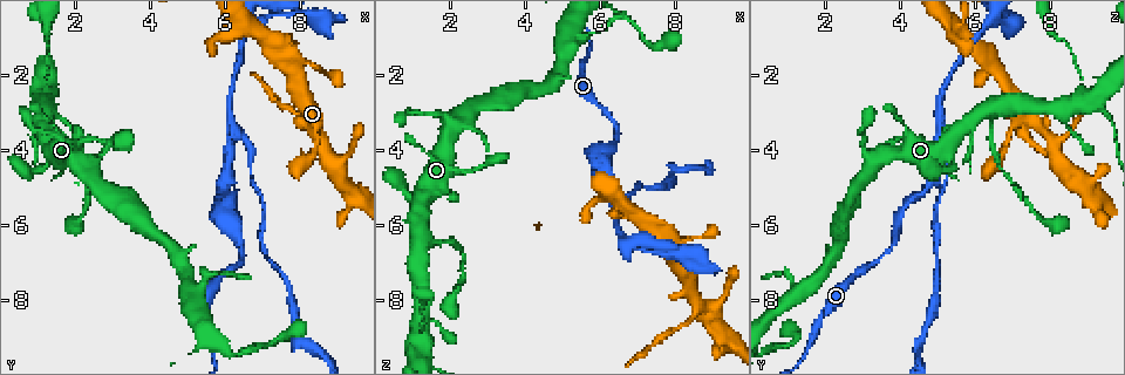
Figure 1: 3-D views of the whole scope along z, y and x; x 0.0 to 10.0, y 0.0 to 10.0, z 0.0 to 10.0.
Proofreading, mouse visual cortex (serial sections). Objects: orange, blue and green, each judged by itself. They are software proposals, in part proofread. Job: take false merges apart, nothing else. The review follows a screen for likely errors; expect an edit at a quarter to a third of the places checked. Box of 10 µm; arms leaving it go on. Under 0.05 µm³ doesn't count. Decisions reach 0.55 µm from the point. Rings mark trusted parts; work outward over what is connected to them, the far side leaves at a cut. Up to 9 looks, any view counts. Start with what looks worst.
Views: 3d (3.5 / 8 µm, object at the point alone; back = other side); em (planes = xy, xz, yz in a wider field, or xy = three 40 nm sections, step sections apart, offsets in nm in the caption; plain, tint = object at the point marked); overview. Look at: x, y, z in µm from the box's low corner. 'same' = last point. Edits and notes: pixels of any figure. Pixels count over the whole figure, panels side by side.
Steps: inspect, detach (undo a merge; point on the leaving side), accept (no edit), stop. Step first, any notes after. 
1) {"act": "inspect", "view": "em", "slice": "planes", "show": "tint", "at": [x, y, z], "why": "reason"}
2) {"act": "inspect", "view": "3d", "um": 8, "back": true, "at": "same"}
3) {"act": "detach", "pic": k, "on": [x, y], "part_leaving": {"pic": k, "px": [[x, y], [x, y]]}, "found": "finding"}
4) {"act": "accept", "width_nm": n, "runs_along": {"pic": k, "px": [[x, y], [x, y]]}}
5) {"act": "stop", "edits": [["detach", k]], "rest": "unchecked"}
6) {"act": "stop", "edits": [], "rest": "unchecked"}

{"act": "inspect", "view": "3d", "um": 8, "at": [6.15, 3.65, 5.00], "why": "two arms in line, one across"}

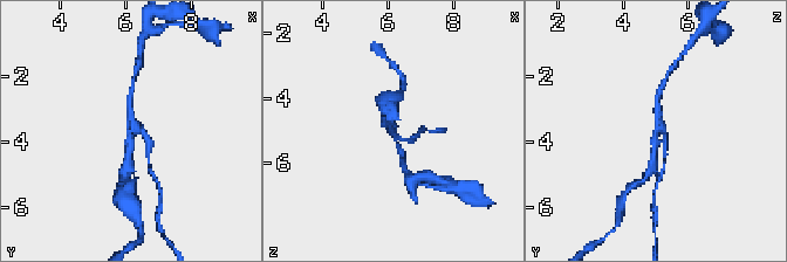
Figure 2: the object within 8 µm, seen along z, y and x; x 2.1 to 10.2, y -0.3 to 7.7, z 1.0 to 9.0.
{"act": "inspect", "view": "em", "slice": "xy", "step": 5, "show": "tint", "at": "same", "arms": 3, "arm_widths_nm": [200, 200, 200]}

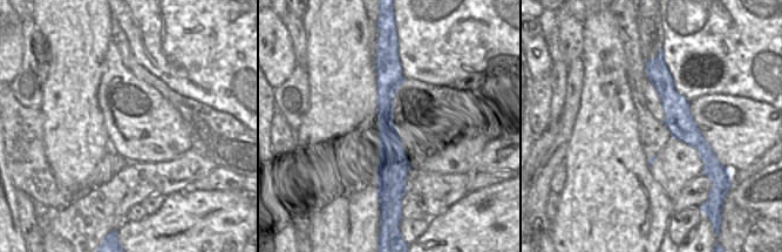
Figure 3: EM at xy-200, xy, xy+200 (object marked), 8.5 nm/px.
{"act": "detach", "pic": 2, "on": [149, 150], "width_nm": 240, "border": {"pic": 3, "px": [[686, 100], [677, 107], [677, 138]]}, "found": "two cells meet here"}

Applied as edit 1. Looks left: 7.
{"act": "inspect", "view": "3d", "um": 8, "at": [6.70, 0.65, 6.30], "why": "arms part here"}

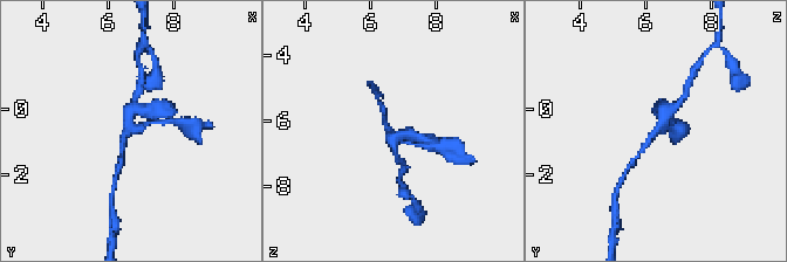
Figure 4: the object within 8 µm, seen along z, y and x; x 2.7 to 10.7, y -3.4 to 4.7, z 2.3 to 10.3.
{"act": "inspect", "view": "3d", "um": 3.5, "back": true, "at": "same", "why": "zoom in"}

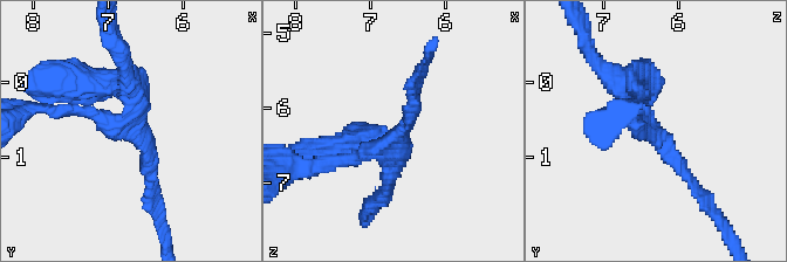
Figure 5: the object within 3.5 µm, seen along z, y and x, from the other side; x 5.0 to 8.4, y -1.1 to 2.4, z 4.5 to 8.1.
{"act": "inspect", "view": "em", "slice": "xy", "step": 3, "show": "tint", "at": [6.65, 0.70, 6.35], "arms": 3, "arm_widths_nm": [150, 150, 350]}

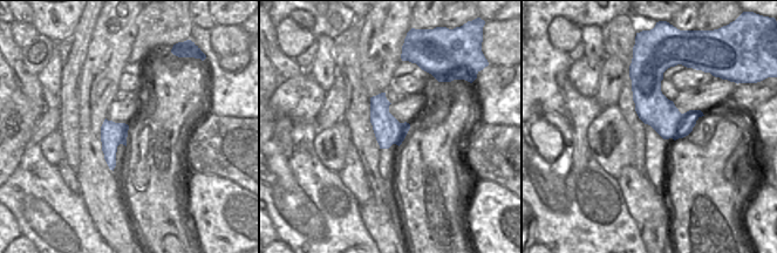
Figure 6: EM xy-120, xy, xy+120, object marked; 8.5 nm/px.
{"act": "accept", "width_nm": 240, "runs_along": {"pic": 5, "px": [[152, 192], [145, 142], [70, 109]]}, "found": "continuous, no second cell"}

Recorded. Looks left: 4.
{"act": "inspect", "view": "3d", "um": 8, "at": [1.85, 3.35, 6.45], "why": "calibre changes"}

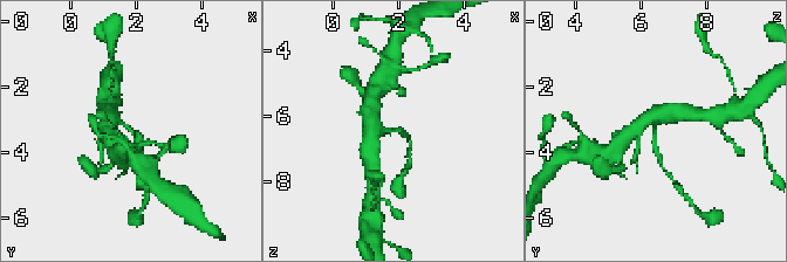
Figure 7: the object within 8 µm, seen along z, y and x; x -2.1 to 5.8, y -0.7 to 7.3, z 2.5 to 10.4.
{"act": "inspect", "view": "em", "slice": "xy", "step": 5, "show": "tint", "at": "same", "arm_widths_nm": [150, 450], "why": "now the EM"}

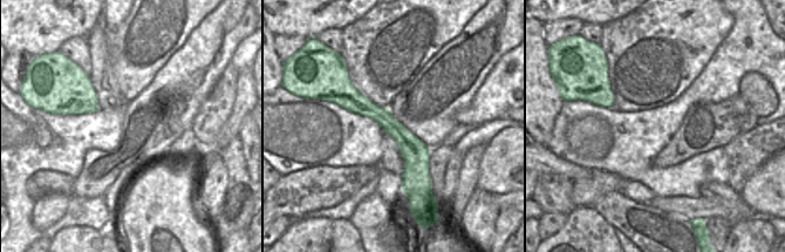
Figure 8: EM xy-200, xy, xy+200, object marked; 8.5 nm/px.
{"act": "accept", "runs_along": {"pic": 8, "px": [[350, 88], [411, 147], [408, 190]]}, "found": "continuous, no second cell"}

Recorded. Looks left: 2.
{"act": "inspect", "view": "3d", "um": 3.5, "at": [8.60, 3.70, 8.40], "why": "thick turns thin"}

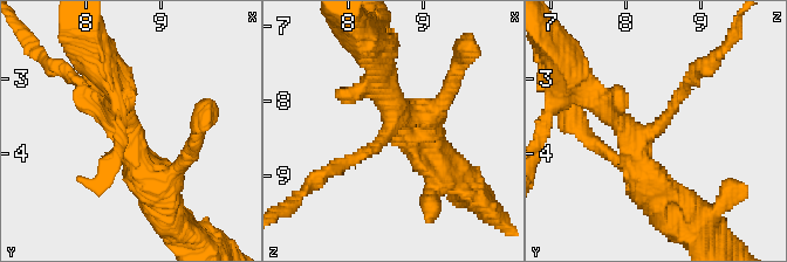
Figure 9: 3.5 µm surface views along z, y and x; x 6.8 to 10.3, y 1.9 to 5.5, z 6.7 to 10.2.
{"act": "inspect", "view": "em", "slice": "xy", "step": 2, "show": "tint", "at": [8.60, 3.65, 8.40], "arms": 3, "arm_widths_nm": [200, 350, 450]}

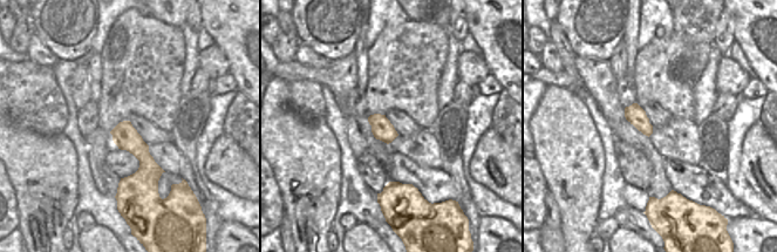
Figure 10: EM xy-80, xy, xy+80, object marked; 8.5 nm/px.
{"act": "detach", "pic": 9, "on": [676, 97], "part_leaving": {"pic": 9, "px": [[659, 125], [699, 67], [713, 60]]}, "found": "two cells meet here"}

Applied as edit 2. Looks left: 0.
{"act": "stop", "edits": [["detach", 2], ["detach", 9]], "rest": "unchecked"}

